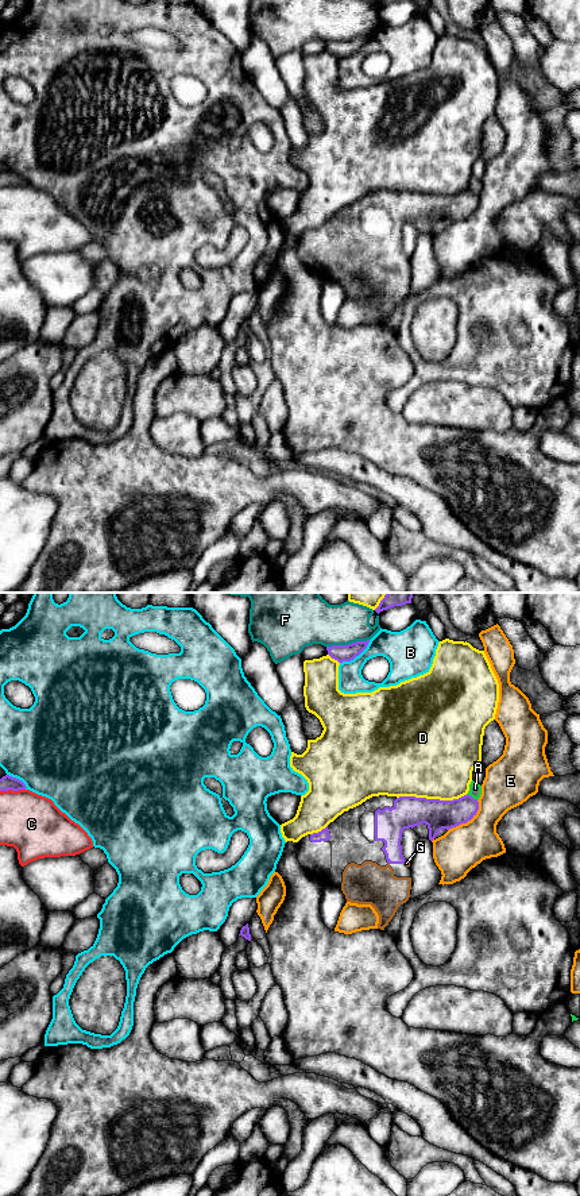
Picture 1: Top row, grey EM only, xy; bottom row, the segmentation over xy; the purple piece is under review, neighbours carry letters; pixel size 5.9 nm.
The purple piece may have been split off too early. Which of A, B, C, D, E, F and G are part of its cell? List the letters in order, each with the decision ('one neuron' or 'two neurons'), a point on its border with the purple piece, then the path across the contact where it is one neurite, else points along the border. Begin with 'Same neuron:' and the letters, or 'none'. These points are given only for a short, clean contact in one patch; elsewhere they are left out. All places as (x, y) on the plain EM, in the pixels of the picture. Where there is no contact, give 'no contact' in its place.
Same neuron: G
A: two neurons; contact xy (471, 192)
B: two neurons; contact xy (356, 50)
C: two neurons; contact xy (12, 185)
D: two neurons; contact xy (432, 195)
E: two neurons; contact xy (467, 216)
F: two neurons; contact xy (348, 39)
G: one neuron; contact xy (405, 255)

